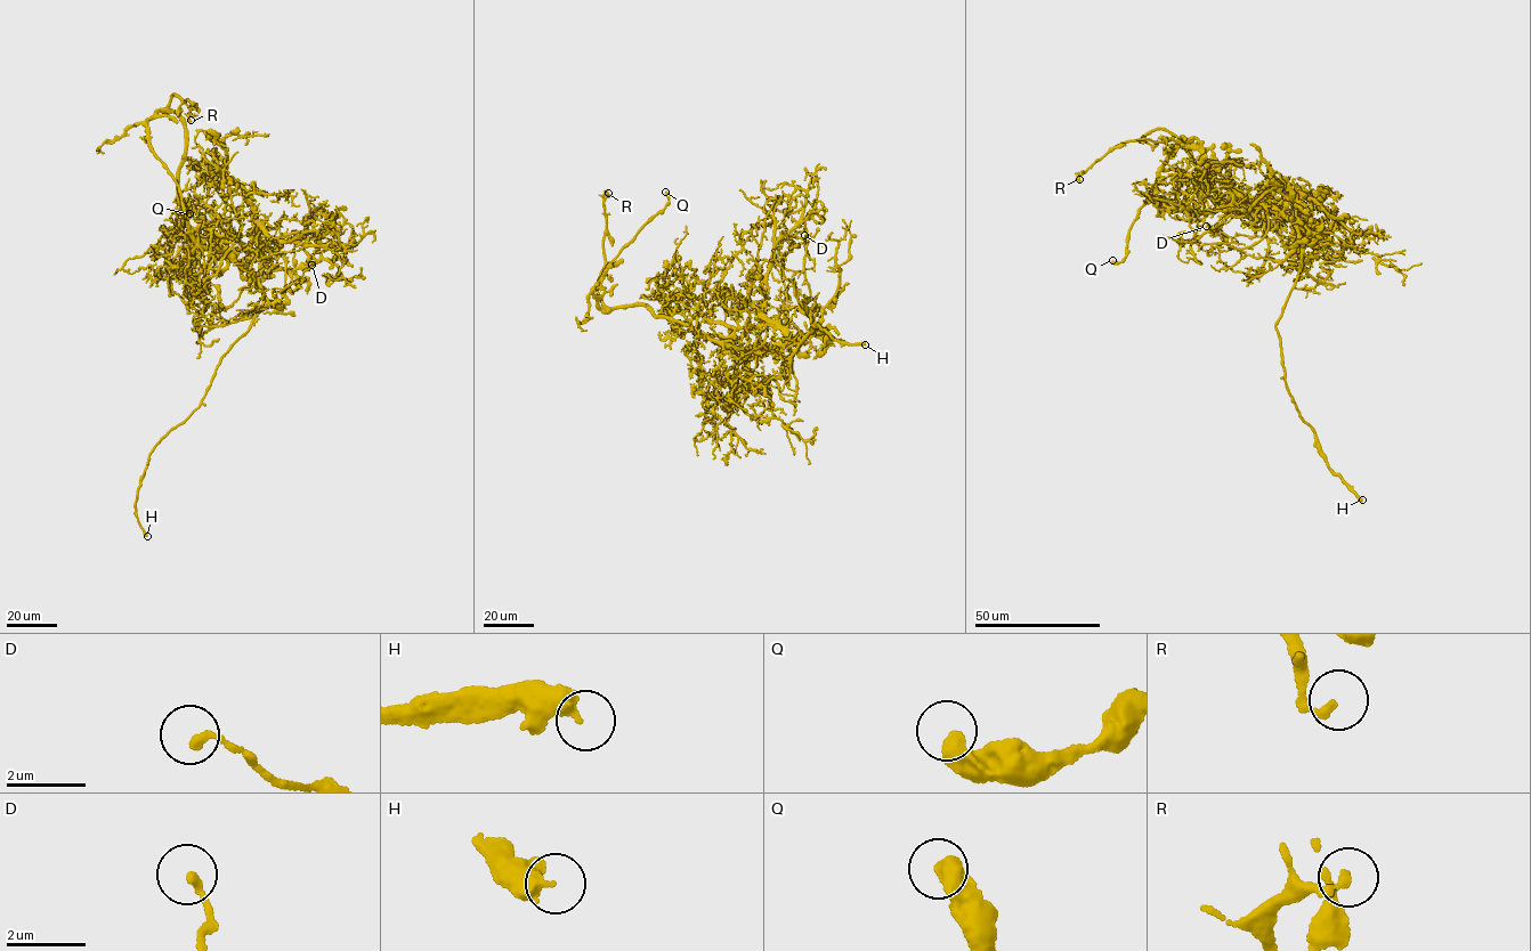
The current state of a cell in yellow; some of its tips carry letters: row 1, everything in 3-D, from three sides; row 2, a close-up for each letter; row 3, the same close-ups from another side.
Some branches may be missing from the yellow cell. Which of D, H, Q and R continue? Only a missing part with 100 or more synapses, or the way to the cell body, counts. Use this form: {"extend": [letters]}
{"extend": ["H"]}

